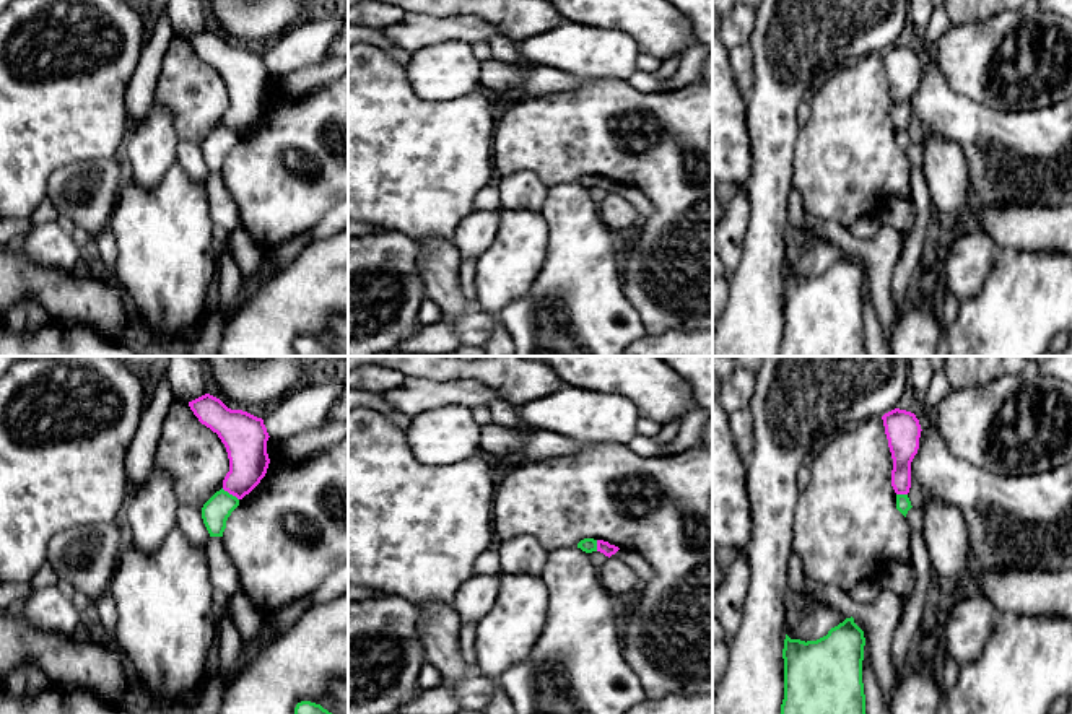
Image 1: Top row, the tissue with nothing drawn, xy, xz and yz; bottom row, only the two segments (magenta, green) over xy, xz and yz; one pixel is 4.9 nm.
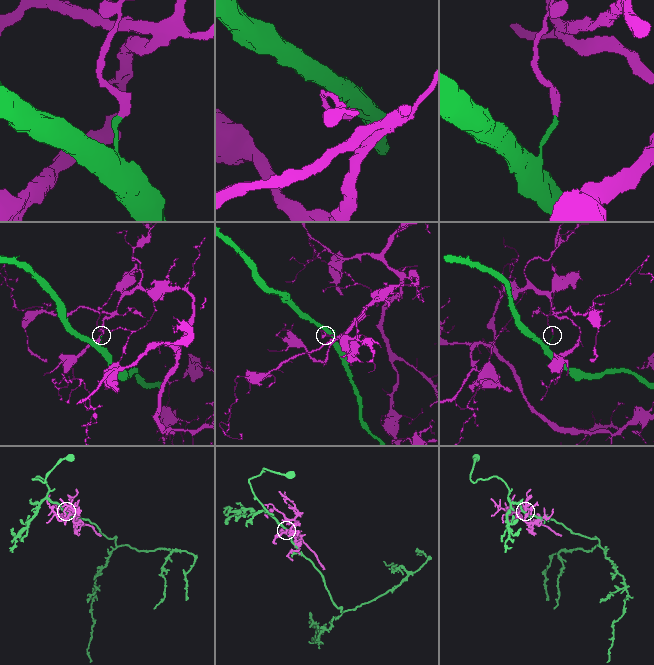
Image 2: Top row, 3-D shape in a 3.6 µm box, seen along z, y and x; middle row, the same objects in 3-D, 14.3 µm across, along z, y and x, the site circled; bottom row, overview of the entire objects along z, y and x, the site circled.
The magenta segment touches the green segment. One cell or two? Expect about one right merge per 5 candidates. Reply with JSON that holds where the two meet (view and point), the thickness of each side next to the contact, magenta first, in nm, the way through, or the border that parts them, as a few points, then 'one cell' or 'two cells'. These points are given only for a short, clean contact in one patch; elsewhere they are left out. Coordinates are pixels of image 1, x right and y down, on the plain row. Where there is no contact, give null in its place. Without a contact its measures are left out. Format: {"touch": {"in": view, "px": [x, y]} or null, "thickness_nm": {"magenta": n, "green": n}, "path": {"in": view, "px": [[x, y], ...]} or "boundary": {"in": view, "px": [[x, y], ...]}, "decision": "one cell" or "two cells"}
{"touch": {"in": "xy", "px": [230, 129]}, "thickness_nm": {"magenta": 200, "green": 140}, "boundary": {"in": "xy", "px": [[222, 124], [238, 135]]}, "decision": "two cells"}

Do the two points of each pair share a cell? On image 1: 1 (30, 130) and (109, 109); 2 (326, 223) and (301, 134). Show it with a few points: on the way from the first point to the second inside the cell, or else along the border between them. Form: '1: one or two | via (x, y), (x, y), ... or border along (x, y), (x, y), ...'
1: one | via (49, 111), (90, 109)
2: two | border along (331, 208), (308, 230)

